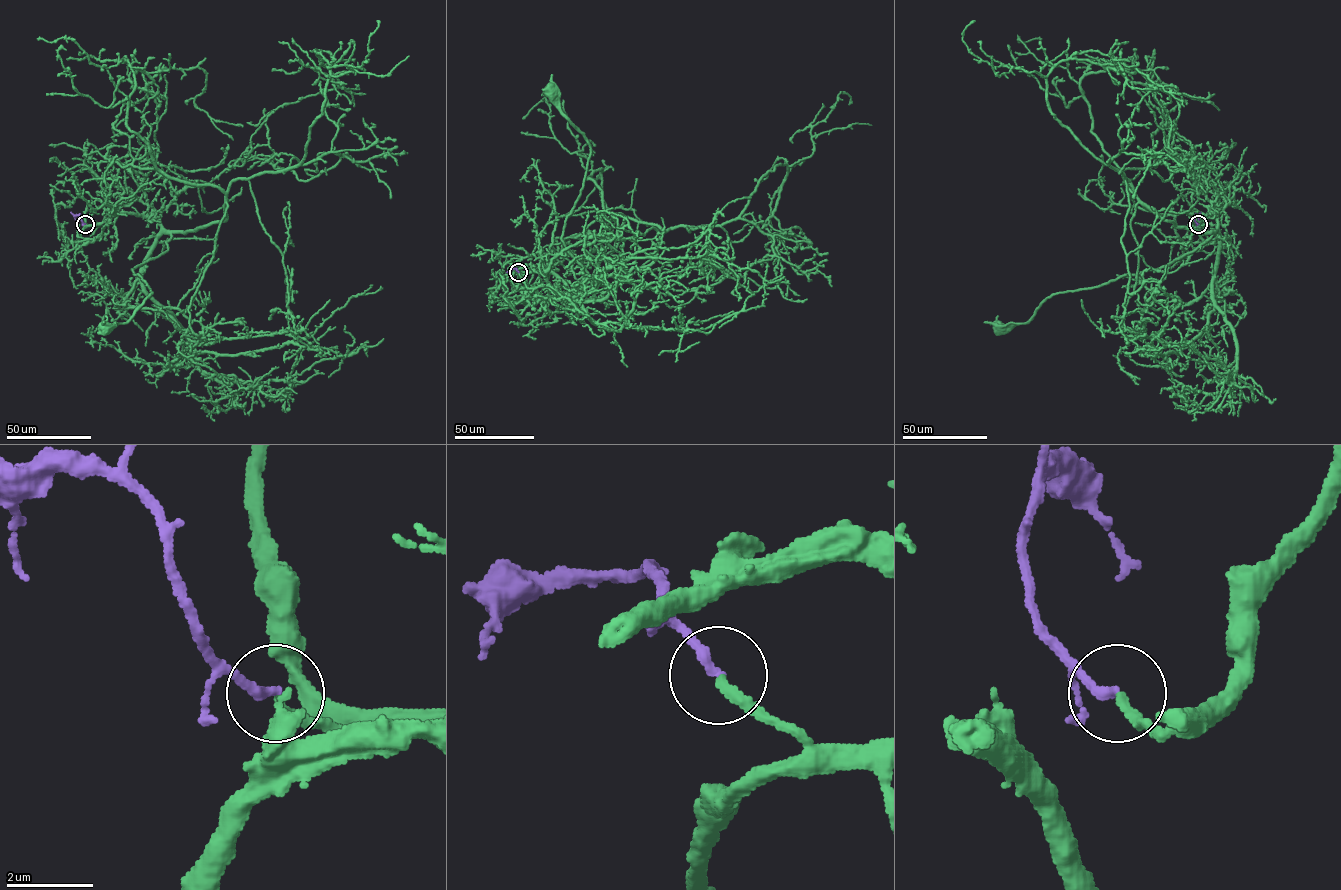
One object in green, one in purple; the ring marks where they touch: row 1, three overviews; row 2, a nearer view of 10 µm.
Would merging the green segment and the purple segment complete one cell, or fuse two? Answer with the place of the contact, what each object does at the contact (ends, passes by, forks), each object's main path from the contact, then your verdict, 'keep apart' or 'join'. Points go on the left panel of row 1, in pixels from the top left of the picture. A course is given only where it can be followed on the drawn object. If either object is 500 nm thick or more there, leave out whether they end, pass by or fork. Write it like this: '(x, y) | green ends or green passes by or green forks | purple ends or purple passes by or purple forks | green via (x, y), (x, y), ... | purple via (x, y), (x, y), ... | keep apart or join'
(85, 224) | green ends | purple ends | green via (85, 224), (133, 213), (151, 217), (171, 235), (167, 250), (131, 269), (152, 292), (126, 322), (105, 328) | purple via (85, 224), (79, 216), (70, 212) | join

